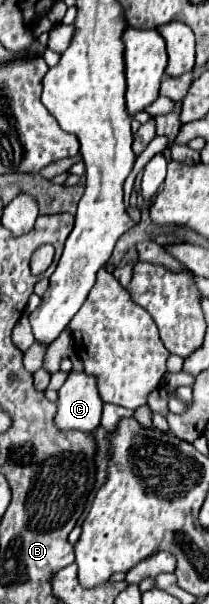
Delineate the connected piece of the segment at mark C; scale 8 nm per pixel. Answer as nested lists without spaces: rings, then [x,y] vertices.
[[[69,372],[67,382],[59,390],[59,412],[55,418],[55,424],[63,430],[79,430],[79,432],[93,432],[99,422],[101,422],[101,412],[103,412],[103,400],[97,390],[97,380],[91,374],[85,372]]]

